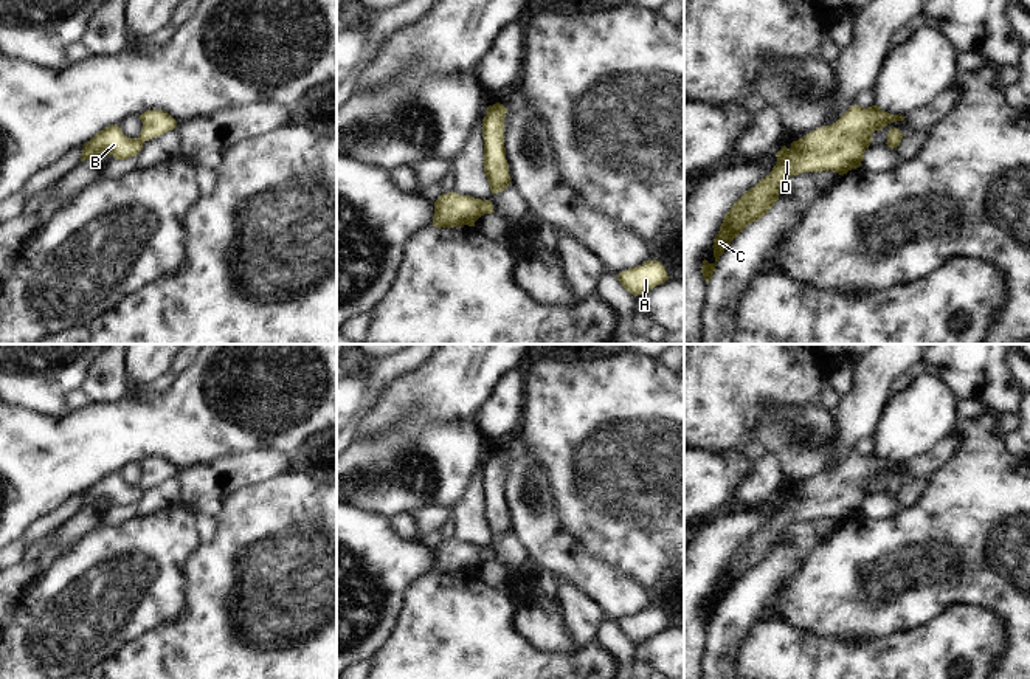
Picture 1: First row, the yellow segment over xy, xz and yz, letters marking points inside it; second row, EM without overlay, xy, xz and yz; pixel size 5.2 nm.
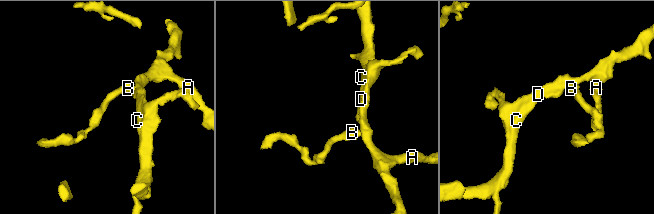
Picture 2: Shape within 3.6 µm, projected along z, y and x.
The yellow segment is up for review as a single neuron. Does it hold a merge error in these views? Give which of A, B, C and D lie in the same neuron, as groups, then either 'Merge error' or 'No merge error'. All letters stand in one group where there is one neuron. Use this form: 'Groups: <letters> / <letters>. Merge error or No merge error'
Groups: A B C D. No merge error.

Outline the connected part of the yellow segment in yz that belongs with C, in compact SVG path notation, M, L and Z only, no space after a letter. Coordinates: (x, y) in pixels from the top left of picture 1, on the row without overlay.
M852 453L836 470L831 473L822 473L804 485L793 488L788 496L783 493L777 501L777 510L772 518L762 526L754 535L746 538L729 557L724 563L724 567L720 574L718 581L714 586L714 605L715 609L709 611L706 606L703 608L701 620L707 628L712 625L717 609L720 603L724 600L726 594L752 569L762 566L779 547L779 536L782 532L793 522L799 522L804 519L838 519L839 522L847 521L852 516L861 513L866 496L872 490L872 481L875 477L884 476L887 471L893 468L903 468L906 464L890 462L881 457L878 453L872 453L869 456Z

